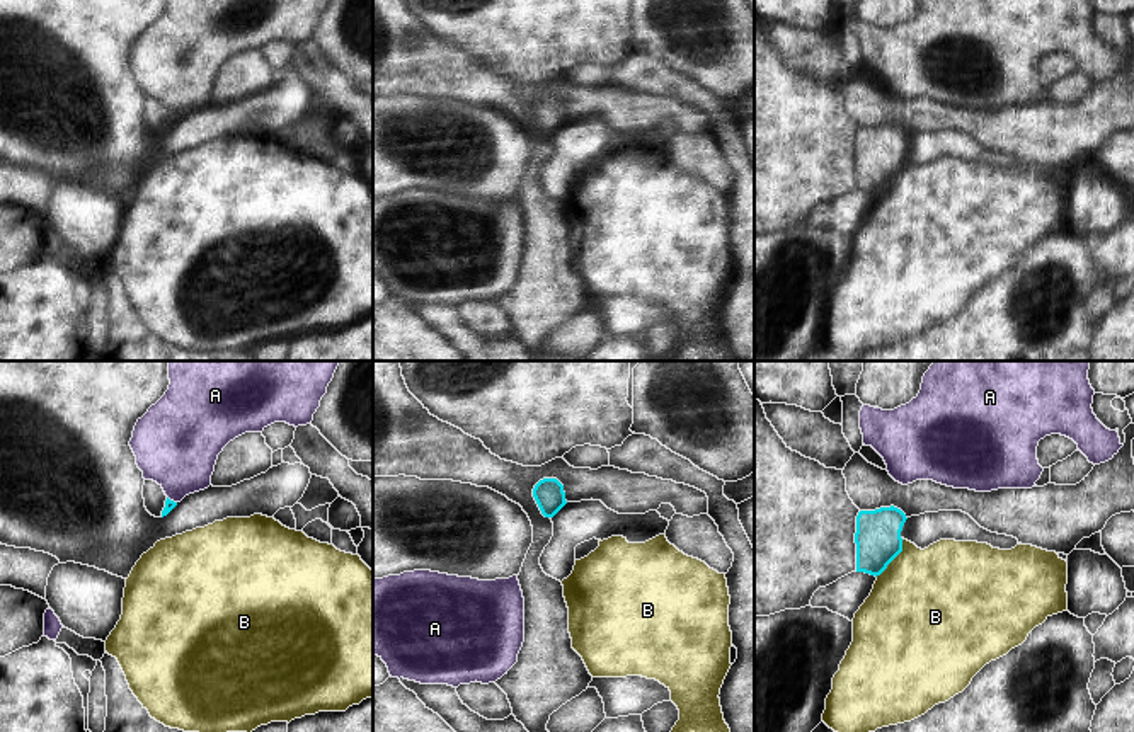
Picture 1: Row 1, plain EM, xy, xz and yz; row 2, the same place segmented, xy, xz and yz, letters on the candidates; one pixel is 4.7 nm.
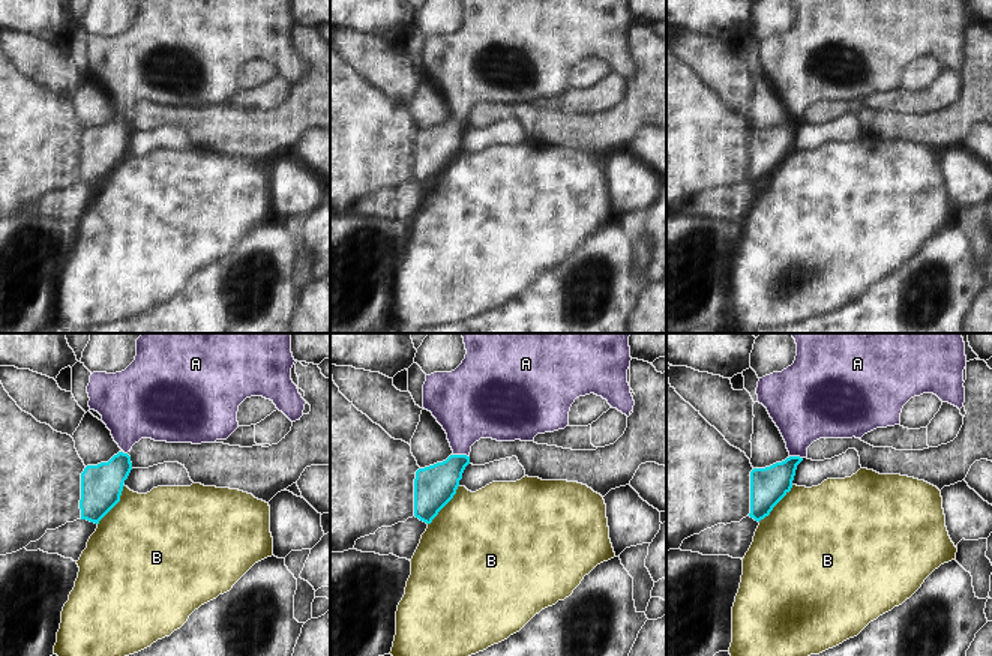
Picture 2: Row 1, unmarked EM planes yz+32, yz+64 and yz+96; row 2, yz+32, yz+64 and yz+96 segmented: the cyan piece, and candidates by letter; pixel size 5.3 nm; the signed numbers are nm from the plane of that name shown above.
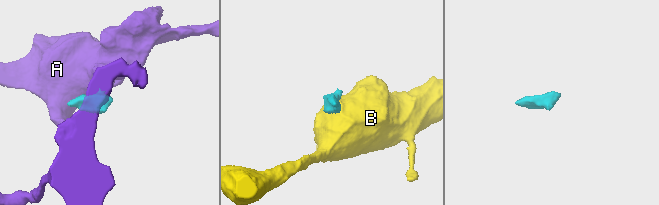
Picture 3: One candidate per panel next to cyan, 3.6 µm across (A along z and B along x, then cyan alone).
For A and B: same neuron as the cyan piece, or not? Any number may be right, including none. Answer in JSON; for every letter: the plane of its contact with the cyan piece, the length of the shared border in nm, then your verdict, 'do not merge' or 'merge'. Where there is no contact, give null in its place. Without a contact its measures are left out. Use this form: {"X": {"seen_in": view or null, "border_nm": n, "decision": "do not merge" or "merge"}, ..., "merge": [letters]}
{"A": {"seen_in": "xy", "border_nm": 60, "decision": "merge"}, "B": {"seen_in": "yz", "border_nm": 220, "decision": "do not merge"}, "merge": ["A"]}

